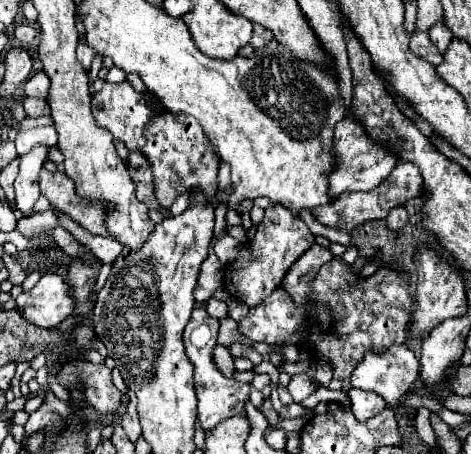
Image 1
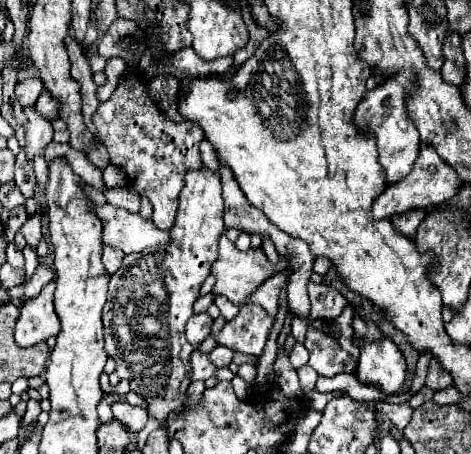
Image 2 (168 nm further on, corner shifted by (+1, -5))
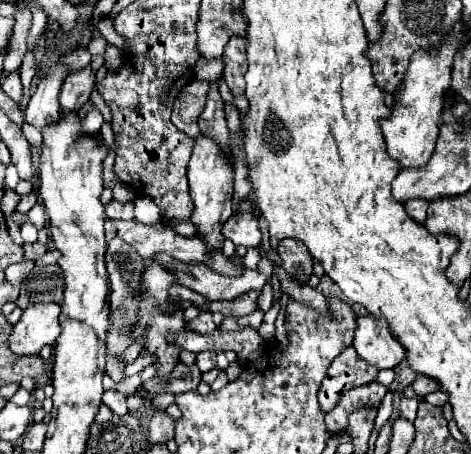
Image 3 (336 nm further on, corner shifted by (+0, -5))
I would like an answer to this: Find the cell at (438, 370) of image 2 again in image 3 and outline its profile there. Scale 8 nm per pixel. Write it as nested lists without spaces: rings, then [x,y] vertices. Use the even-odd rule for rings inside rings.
[[[417,375],[412,387],[415,393],[420,397],[424,397],[429,393],[440,390],[438,382],[434,382],[434,380],[430,380],[430,378],[422,375]]]

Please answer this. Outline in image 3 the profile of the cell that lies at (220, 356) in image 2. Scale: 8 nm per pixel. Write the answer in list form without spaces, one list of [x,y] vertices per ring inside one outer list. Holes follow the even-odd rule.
[[[200,352],[196,356],[196,366],[200,368],[200,372],[208,372],[216,366],[216,354],[210,354],[210,352]]]

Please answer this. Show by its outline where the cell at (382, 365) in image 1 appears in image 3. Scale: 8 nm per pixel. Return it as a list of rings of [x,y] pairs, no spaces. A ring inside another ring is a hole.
[[[372,314],[358,318],[358,330],[354,334],[354,348],[358,356],[378,368],[394,368],[404,360],[406,352],[386,330],[384,318],[374,318]]]

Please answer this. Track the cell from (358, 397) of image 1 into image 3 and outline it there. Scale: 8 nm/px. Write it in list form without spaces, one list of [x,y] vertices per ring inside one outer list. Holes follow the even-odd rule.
[[[418,396],[413,398],[403,397],[400,401],[400,417],[414,422],[417,416],[418,406],[419,406],[420,399]]]

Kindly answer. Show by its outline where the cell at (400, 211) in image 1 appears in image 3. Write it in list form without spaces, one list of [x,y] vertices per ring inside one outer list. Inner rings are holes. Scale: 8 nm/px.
[[[412,198],[412,200],[408,200],[406,202],[406,210],[408,210],[408,214],[416,220],[416,222],[424,222],[426,220],[426,210],[428,210],[428,200],[424,200],[424,198]]]

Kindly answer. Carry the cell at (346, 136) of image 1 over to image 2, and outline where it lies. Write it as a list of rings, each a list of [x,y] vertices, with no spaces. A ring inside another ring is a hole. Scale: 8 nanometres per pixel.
[[[405,72],[405,74],[397,74],[395,78],[387,78],[381,86],[367,92],[367,96],[359,102],[359,106],[353,114],[355,126],[363,134],[371,136],[377,144],[379,164],[385,172],[387,184],[393,184],[393,182],[405,178],[405,174],[409,174],[409,170],[411,170],[411,166],[419,154],[419,136],[417,136],[413,122],[407,116],[405,102],[403,102],[407,90],[411,88],[413,78],[415,78],[413,72]]]

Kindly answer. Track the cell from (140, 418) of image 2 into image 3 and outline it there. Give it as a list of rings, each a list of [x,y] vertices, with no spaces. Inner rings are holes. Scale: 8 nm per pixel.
[[[106,390],[106,392],[104,392],[102,402],[104,402],[110,410],[114,410],[116,414],[120,414],[120,416],[128,412],[128,406],[126,406],[126,396],[124,396],[122,392],[118,392],[118,390]]]

